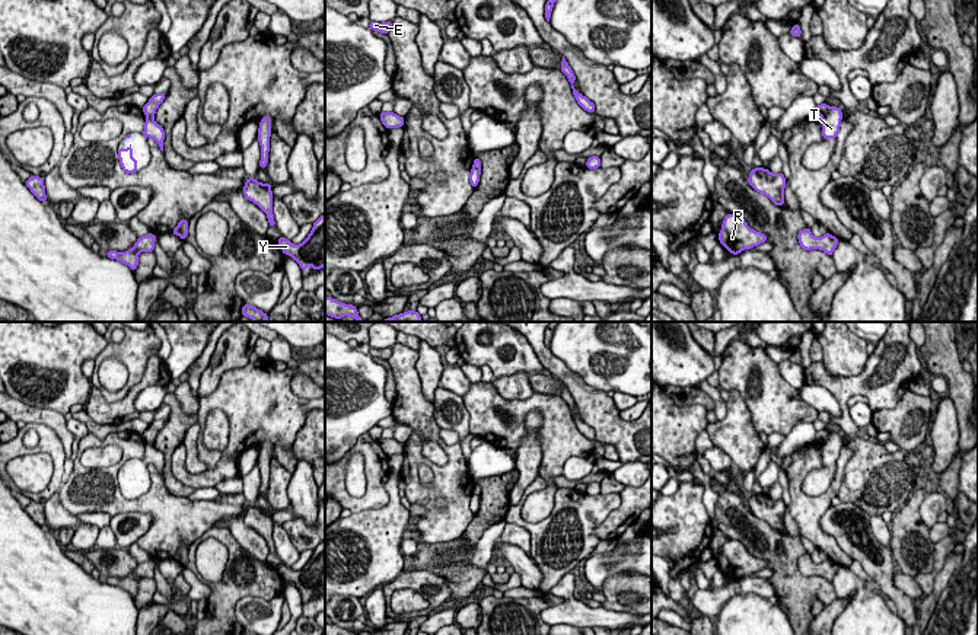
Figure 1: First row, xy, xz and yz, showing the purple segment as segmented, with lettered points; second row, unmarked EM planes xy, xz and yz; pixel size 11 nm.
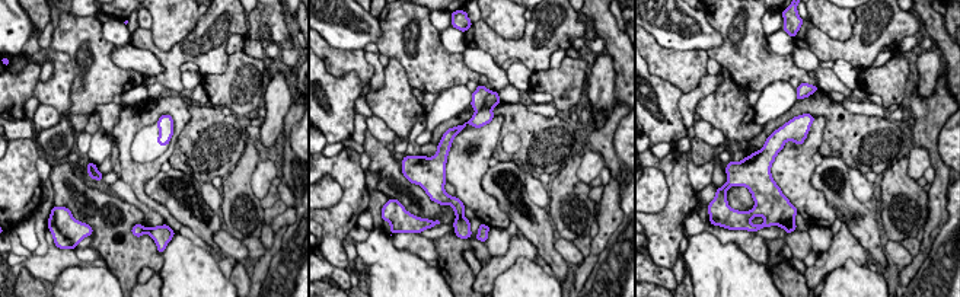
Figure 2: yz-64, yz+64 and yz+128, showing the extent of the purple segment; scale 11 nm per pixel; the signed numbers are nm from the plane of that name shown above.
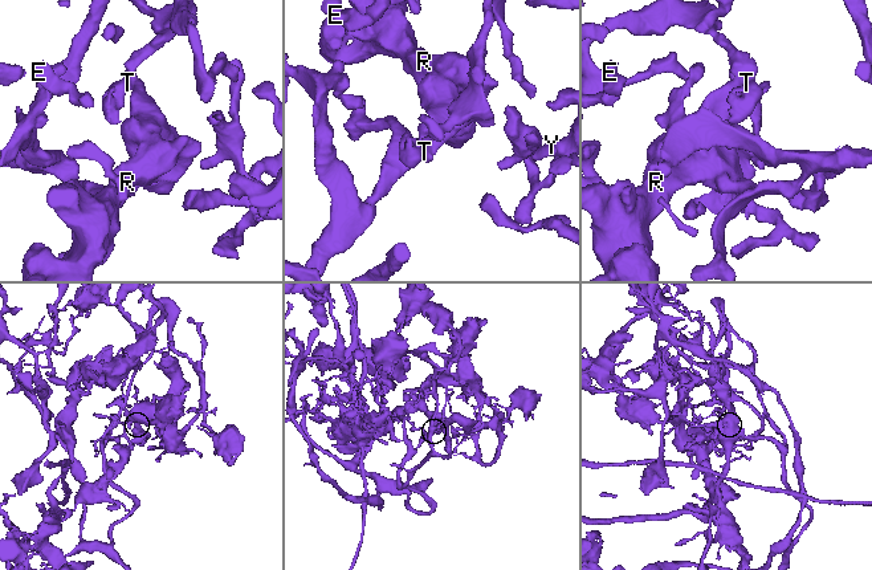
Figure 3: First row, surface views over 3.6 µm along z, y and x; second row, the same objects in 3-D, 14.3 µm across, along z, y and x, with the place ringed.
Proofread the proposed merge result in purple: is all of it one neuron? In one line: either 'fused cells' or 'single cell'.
fused cells

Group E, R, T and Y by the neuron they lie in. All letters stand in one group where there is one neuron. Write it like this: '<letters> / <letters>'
E Y / R T

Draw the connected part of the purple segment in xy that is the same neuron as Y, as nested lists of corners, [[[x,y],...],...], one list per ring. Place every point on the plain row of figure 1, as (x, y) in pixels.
[[[325,540],[313,549],[310,559],[300,571],[292,569],[284,562],[281,562],[277,569],[284,581],[290,581],[300,591],[302,597],[306,597],[309,590],[313,597],[324,594]]]

